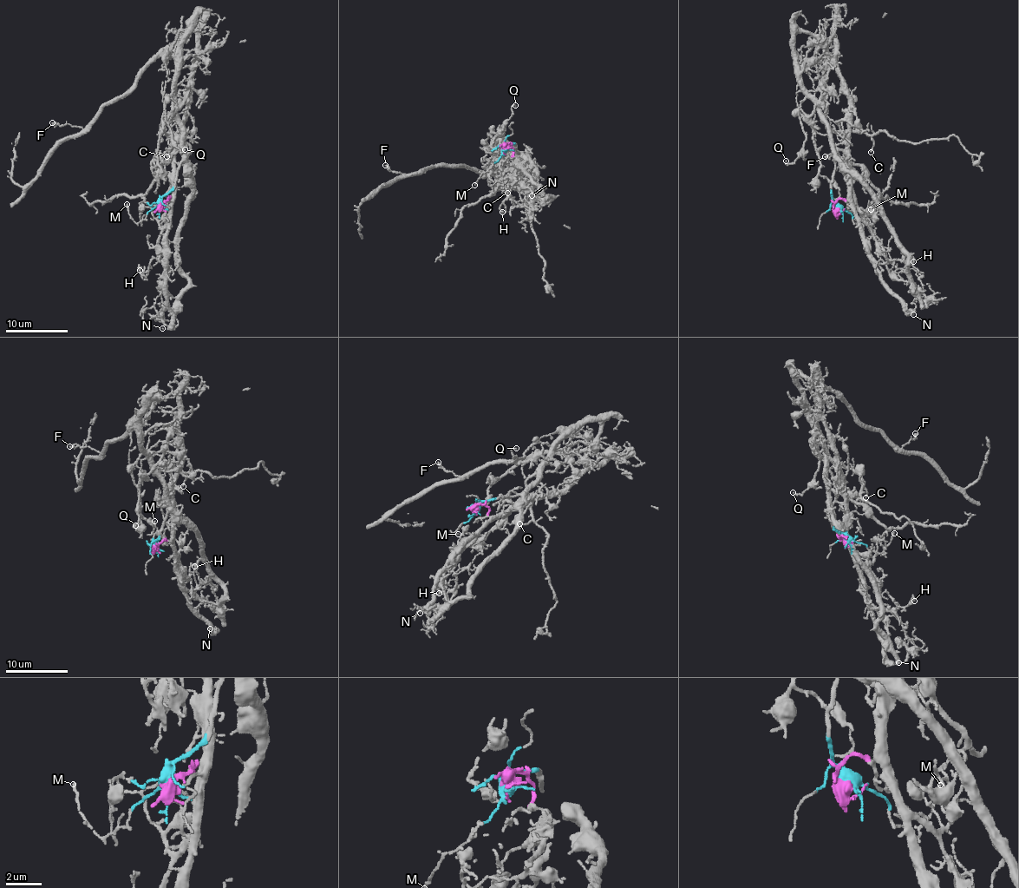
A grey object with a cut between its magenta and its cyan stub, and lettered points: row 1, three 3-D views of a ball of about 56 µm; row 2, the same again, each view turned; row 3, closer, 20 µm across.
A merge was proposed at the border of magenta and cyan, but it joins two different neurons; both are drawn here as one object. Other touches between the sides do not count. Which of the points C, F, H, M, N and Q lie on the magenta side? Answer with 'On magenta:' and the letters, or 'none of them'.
On magenta: H, N

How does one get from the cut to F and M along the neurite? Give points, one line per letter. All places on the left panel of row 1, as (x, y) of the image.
F: (160, 204), (174, 184), (181, 159), (177, 74), (188, 25), (83, 129), (52, 123)
M: (160, 204), (137, 223), (127, 213), (126, 204)

